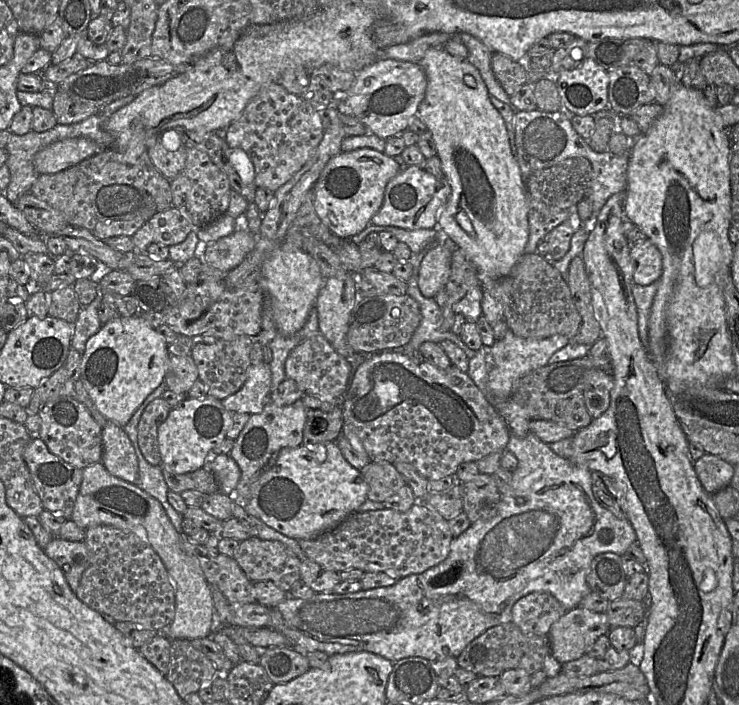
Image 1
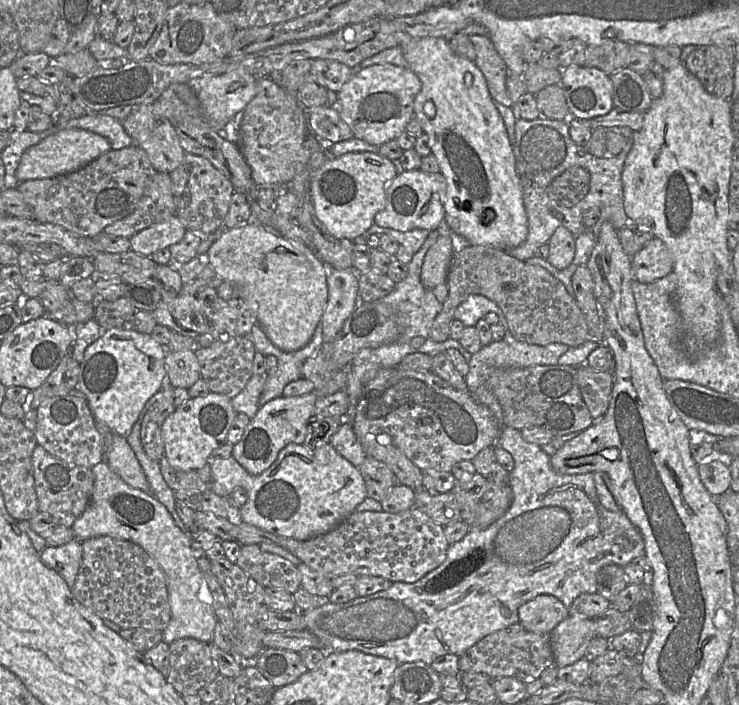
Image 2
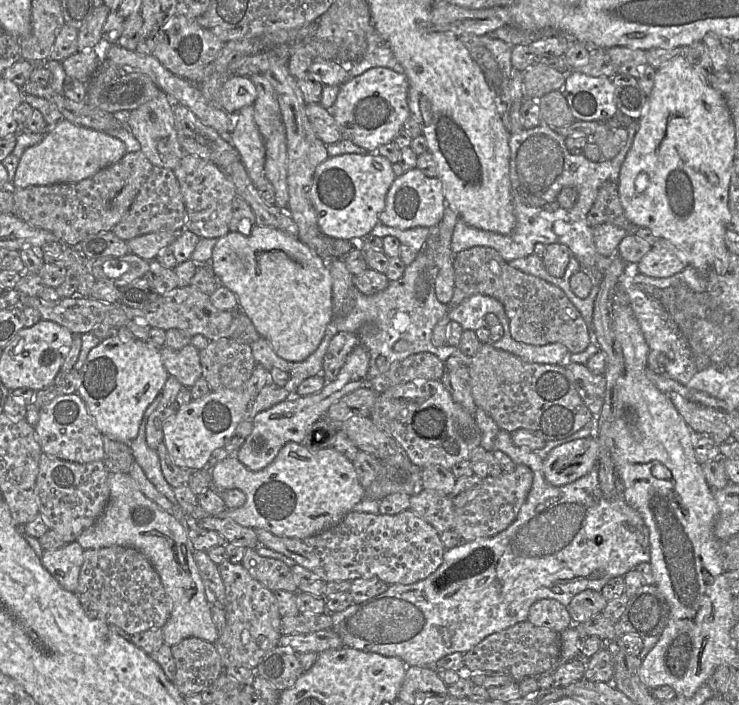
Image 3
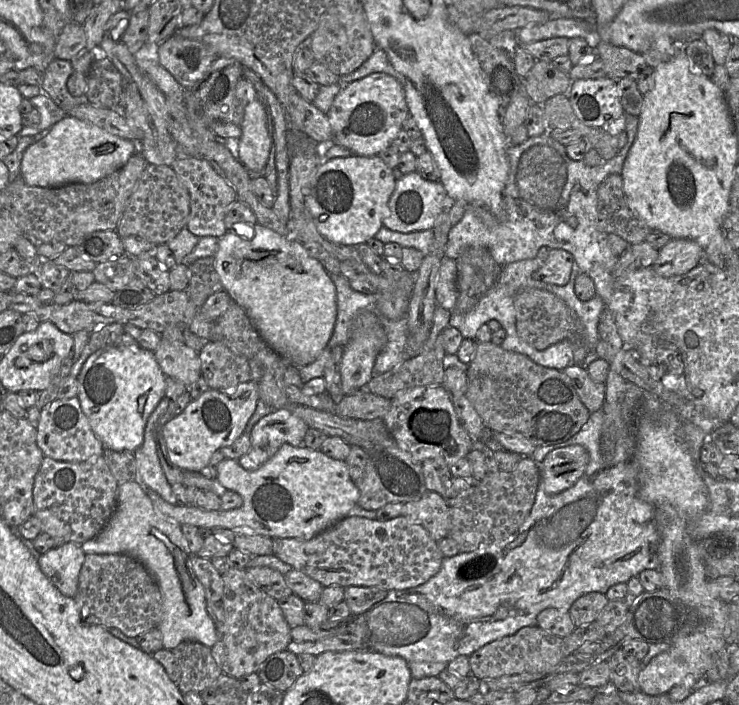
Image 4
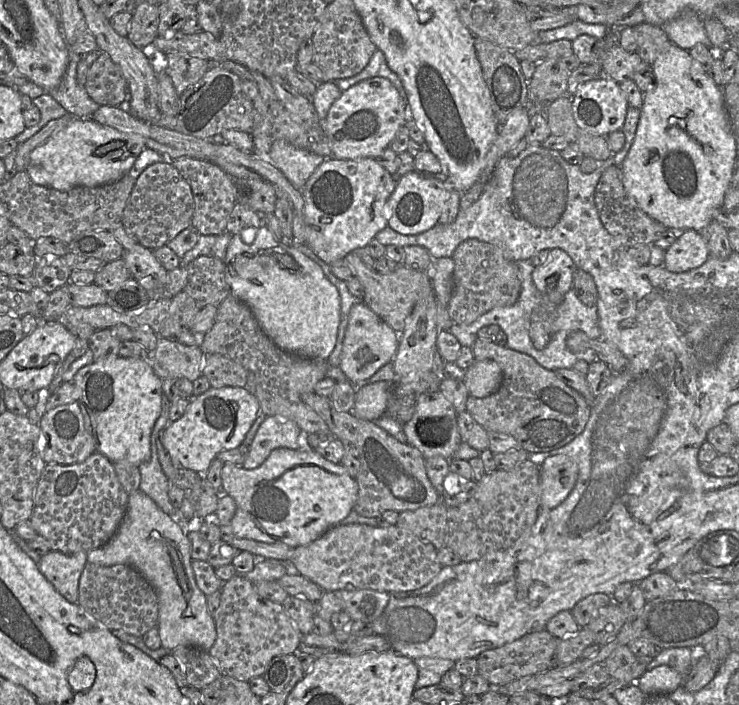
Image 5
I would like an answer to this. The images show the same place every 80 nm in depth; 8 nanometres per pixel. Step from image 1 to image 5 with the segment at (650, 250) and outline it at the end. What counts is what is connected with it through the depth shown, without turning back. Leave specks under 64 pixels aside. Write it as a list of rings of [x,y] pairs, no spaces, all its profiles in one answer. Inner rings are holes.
[[[685,230],[665,251],[663,267],[684,273],[702,266],[710,258],[705,237],[695,230]]]

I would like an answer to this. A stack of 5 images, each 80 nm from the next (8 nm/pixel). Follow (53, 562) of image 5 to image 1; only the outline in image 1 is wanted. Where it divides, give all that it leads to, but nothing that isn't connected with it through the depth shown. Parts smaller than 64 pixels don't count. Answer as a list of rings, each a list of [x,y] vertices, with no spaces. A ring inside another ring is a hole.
[[[53,537],[43,551],[58,566],[70,589],[76,592],[82,574],[88,566],[88,550],[84,541]]]

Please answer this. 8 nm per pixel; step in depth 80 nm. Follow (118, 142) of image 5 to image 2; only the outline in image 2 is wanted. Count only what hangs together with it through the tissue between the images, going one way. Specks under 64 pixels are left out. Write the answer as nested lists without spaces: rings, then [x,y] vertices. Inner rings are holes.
[[[82,129],[62,130],[26,150],[21,157],[16,176],[19,182],[24,182],[69,174],[80,170],[111,149],[110,142],[98,134]]]

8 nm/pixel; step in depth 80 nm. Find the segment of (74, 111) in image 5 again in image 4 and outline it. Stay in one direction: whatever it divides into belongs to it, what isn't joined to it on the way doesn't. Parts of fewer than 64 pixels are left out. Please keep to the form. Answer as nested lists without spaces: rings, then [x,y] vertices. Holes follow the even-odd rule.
[[[55,58],[43,73],[40,86],[43,93],[48,95],[60,108],[69,112],[76,106],[89,103],[86,95],[75,97],[67,89],[67,80],[73,73],[70,60]]]

